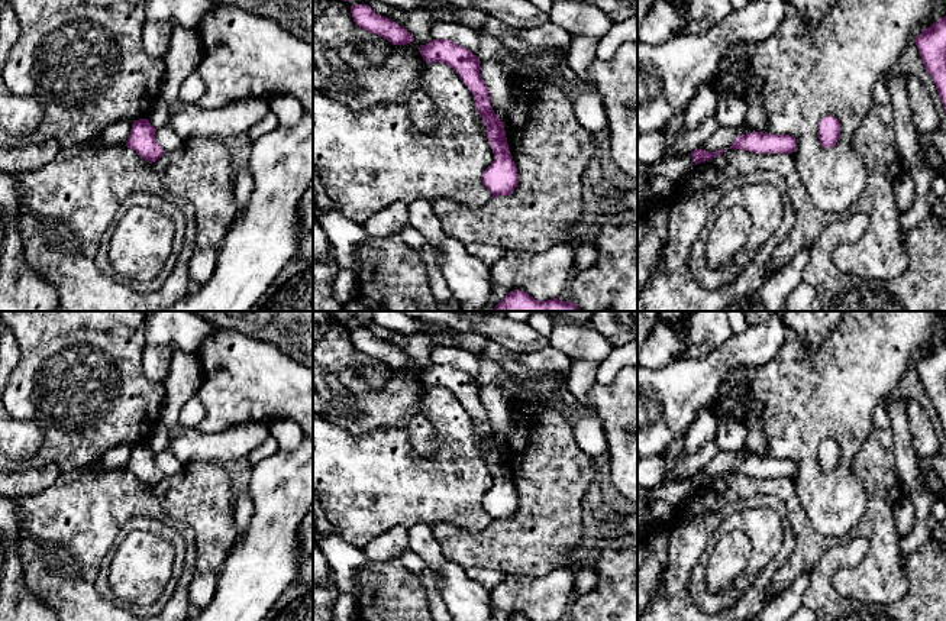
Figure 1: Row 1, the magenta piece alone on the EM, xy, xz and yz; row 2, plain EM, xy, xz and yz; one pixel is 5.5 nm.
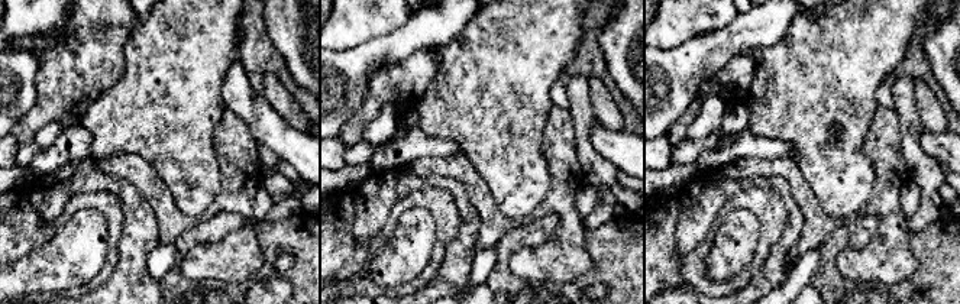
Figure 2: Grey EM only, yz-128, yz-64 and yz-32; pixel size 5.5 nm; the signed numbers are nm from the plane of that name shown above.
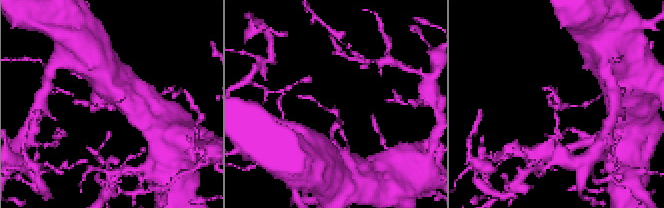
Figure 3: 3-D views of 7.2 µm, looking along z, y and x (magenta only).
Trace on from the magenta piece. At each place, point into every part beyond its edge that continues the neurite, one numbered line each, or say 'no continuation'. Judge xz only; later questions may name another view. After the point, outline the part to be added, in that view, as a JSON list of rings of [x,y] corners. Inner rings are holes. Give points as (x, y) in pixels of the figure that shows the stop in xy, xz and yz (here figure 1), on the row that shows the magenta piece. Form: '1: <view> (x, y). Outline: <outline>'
no continuation

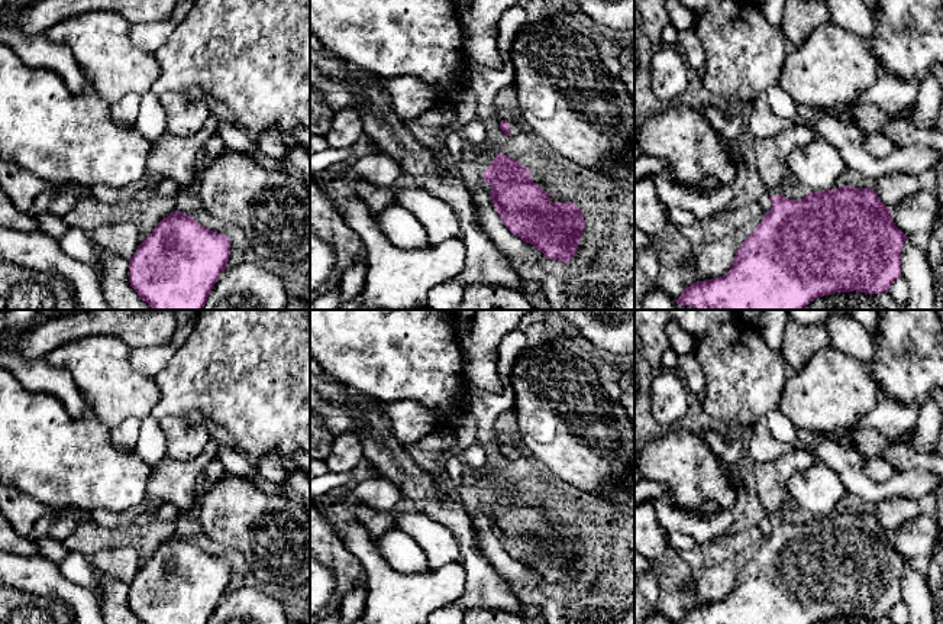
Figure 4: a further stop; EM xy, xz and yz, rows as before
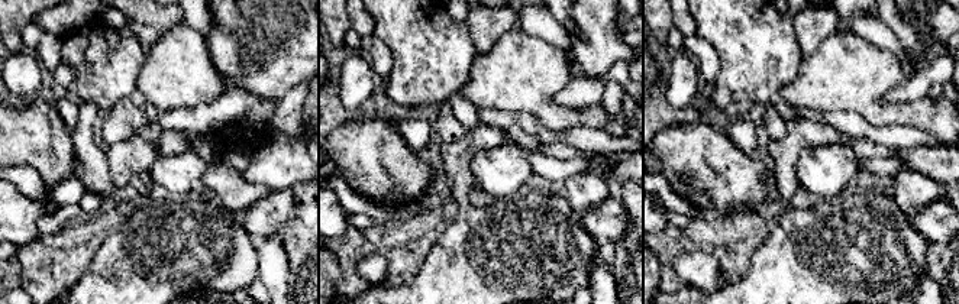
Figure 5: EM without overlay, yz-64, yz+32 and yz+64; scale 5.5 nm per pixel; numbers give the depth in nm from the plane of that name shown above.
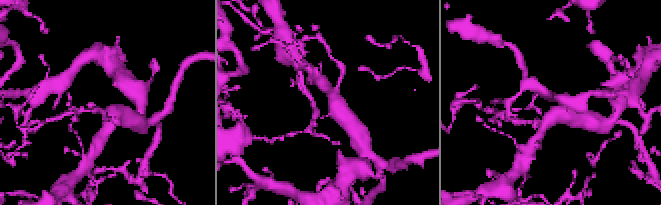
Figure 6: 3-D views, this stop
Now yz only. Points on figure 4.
1: yz (771, 154). Outline: [[[808,123],[785,129],[771,138],[756,138],[753,151],[760,180],[771,195],[784,194],[787,177],[787,161],[797,148],[808,145],[818,138],[817,130]]]

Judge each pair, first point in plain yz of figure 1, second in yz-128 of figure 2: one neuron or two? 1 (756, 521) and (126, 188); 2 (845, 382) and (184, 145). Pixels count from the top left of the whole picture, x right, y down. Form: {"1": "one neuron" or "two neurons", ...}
{"1": "two neurons", "2": "one neuron"}

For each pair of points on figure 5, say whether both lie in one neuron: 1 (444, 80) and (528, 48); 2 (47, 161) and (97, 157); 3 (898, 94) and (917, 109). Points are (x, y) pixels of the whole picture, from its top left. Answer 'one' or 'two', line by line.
1: two
2: two
3: two

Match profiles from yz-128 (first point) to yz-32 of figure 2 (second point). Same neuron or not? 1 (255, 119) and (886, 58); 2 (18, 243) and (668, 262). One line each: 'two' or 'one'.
1: two
2: one

